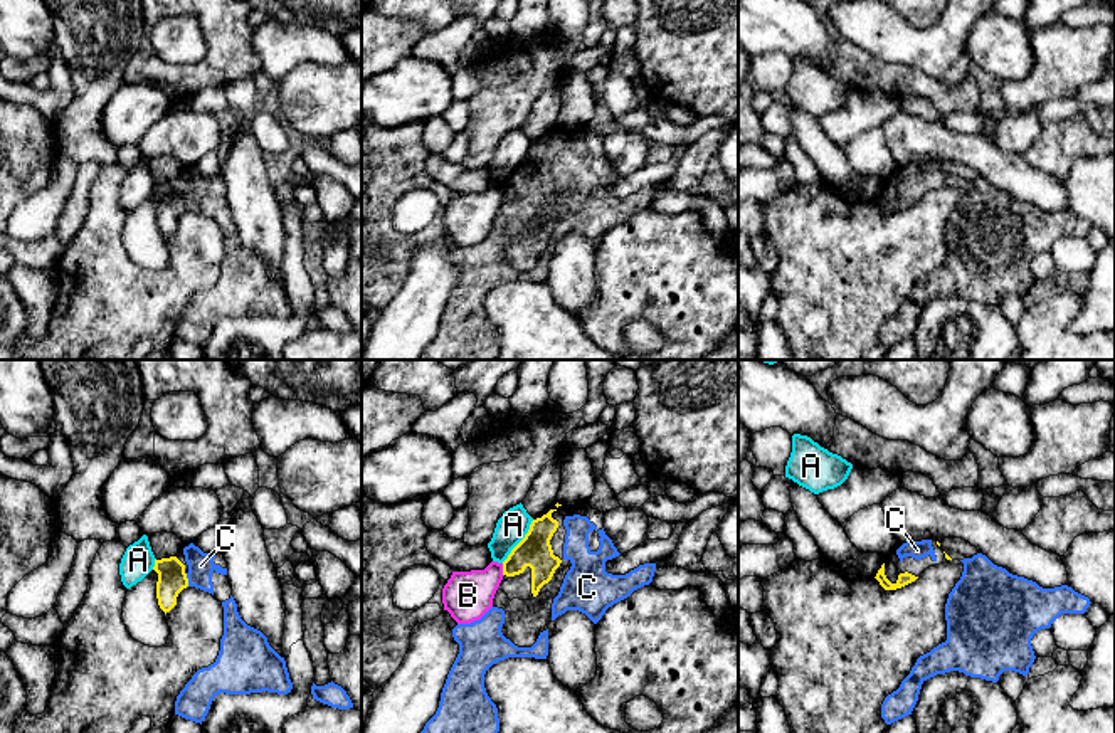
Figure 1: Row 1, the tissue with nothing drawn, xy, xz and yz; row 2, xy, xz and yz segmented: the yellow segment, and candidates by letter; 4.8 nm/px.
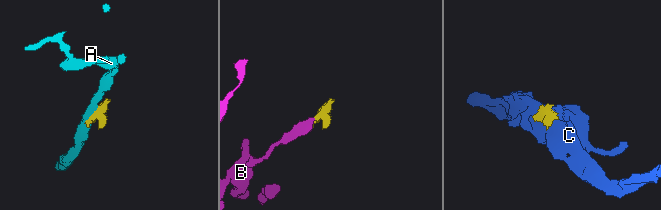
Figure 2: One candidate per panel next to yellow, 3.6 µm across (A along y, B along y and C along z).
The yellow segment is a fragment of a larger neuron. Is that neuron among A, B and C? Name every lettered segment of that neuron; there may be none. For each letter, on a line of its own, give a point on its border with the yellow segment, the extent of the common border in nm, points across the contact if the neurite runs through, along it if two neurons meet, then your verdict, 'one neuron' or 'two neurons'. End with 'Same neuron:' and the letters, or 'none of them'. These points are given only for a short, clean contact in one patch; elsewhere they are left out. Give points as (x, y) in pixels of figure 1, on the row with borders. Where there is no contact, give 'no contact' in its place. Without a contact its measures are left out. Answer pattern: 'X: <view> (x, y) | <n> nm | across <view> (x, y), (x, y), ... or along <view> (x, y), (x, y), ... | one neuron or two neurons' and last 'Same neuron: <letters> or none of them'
A: xz (520, 542) | 260 nm | along xz (533, 520), (525, 537), (502, 562) | two neurons
B: xz (503, 569) | 60 nm | along xz (502, 564), (503, 574) | two neurons
C: xy (187, 580) | 70 nm | one neuron
Same neuron: C

